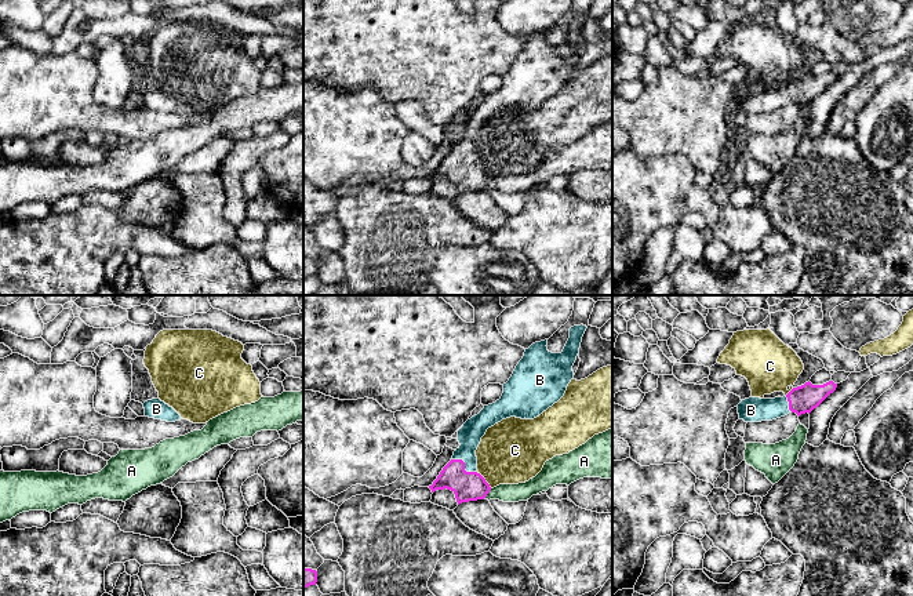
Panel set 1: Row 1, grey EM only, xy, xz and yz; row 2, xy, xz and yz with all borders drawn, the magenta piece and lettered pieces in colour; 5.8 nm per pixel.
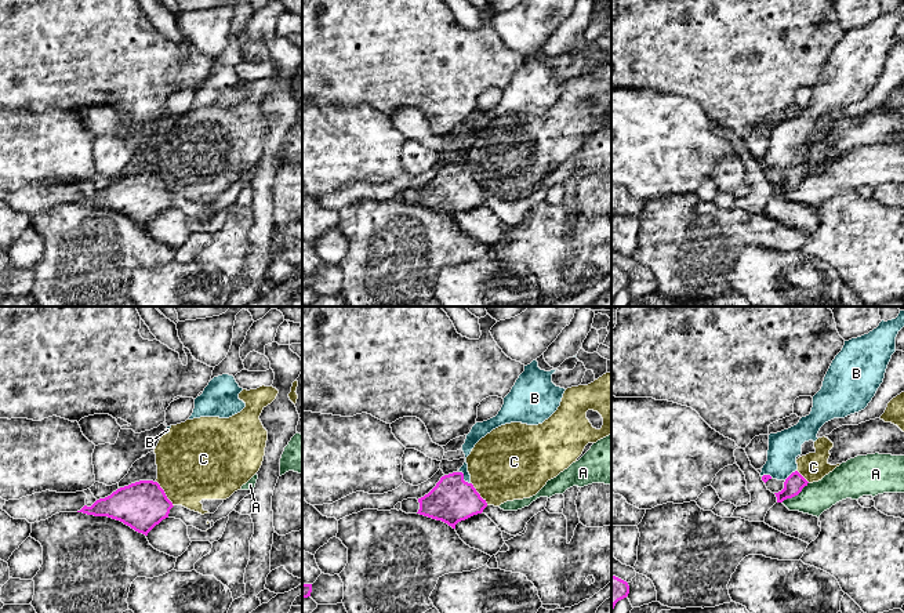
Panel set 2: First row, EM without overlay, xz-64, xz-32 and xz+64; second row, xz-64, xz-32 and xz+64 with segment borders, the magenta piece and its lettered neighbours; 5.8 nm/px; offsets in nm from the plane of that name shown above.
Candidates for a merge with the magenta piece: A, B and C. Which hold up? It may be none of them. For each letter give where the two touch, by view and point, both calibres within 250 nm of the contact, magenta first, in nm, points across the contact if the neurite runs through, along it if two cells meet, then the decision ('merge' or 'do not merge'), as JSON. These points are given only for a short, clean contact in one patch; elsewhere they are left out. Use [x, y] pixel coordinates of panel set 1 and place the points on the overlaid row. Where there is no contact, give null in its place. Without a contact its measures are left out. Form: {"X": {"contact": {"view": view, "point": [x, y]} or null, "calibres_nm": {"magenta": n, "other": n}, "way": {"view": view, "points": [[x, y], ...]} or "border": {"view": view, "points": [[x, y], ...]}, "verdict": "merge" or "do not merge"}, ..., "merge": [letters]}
{"A": {"contact": {"view": "xz", "point": [488, 491]}, "calibres_nm": {"magenta": 180, "other": 110}, "border": {"view": "xz", "points": [[491, 489], [484, 497]]}, "verdict": "do not merge"}, "B": {"contact": {"view": "xz", "point": [464, 465]}, "calibres_nm": {"magenta": 180, "other": 140}, "way": {"view": "xz", "points": [[468, 486], [464, 480], [464, 465], [469, 436]]}, "verdict": "merge"}, "C": {"contact": {"view": "xz", "point": [484, 479]}, "calibres_nm": {"magenta": 180, "other": 380}, "border": {"view": "xz", "points": [[476, 472], [491, 487]]}, "verdict": "do not merge"}, "merge": ["B"]}

